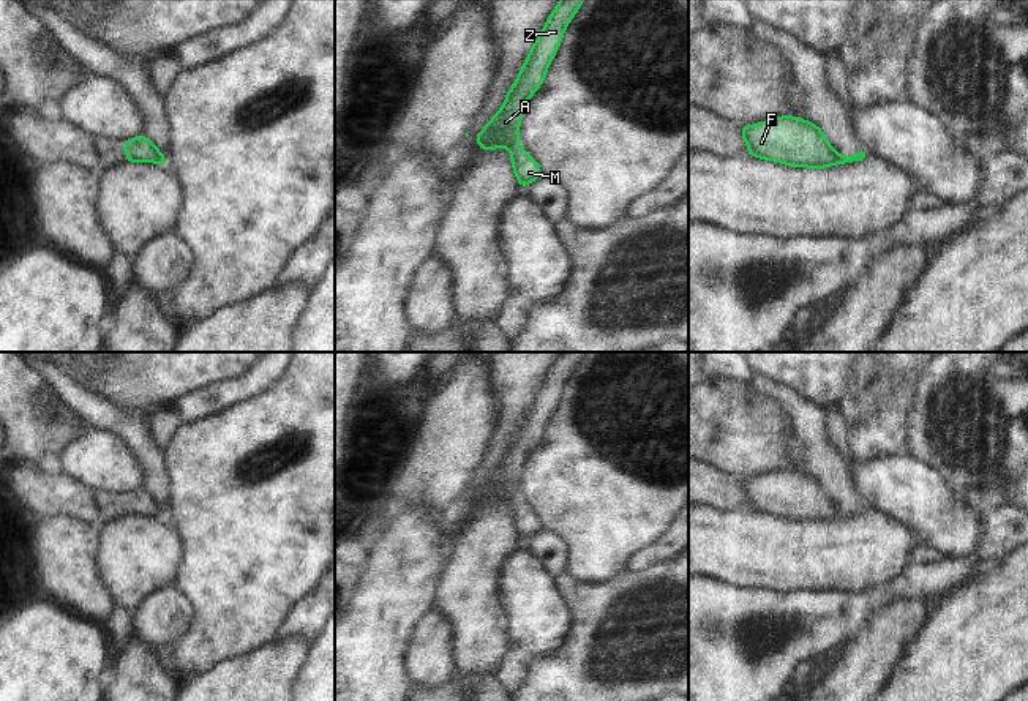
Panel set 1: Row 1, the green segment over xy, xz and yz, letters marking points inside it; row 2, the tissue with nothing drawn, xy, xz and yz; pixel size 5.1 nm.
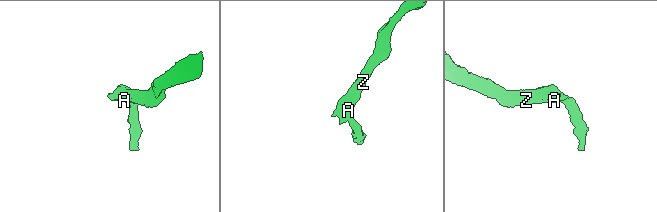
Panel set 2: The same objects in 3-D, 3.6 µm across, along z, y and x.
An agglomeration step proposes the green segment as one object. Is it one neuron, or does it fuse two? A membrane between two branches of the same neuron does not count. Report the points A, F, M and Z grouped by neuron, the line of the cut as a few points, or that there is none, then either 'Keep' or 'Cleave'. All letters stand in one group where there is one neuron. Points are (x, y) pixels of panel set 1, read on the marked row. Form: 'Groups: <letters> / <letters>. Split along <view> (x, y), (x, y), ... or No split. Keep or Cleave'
Groups: A F Z / M. Split along yz (840, 155), (834, 163). Cleave.

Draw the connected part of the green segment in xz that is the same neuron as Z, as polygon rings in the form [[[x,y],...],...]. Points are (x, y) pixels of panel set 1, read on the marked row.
[[[561,0],[537,36],[520,76],[507,92],[502,107],[490,123],[474,136],[482,152],[518,144],[520,123],[529,98],[540,88],[546,69],[556,55],[562,35],[584,0]]]

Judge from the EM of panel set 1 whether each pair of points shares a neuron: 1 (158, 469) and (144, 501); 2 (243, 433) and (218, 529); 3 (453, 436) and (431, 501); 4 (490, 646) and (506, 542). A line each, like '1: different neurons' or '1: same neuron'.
1: different neurons
2: same neuron
3: same neuron
4: same neuron

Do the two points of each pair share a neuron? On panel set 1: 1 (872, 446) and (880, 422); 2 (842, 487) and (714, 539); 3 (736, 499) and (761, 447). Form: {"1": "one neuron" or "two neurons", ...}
{"1": "one neuron", "2": "two neurons", "3": "two neurons"}

